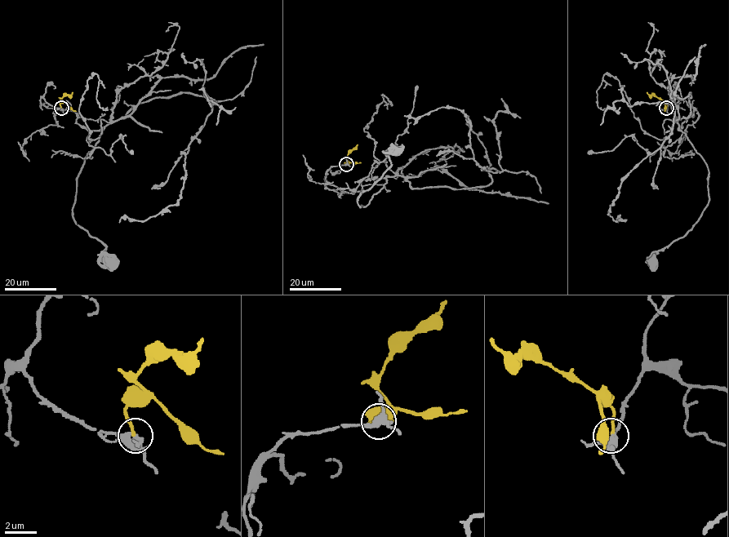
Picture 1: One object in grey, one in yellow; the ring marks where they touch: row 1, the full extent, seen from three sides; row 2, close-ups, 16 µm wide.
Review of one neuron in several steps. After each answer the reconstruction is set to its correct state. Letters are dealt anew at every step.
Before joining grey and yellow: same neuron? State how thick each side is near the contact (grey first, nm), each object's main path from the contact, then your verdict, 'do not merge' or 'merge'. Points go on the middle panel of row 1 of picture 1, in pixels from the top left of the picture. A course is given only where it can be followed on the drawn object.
calibres 360 and 160 nm; course grey (346, 165), (327, 170), (326, 186), (353, 193), (362, 180), (385, 178), (366, 206), (360, 193), (394, 152); course yellow (346, 164), (346, 158), (357, 144); do not merge

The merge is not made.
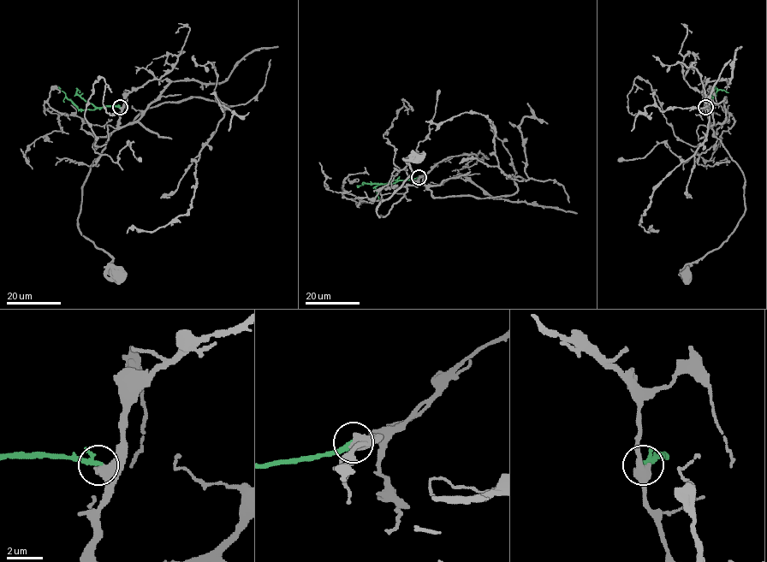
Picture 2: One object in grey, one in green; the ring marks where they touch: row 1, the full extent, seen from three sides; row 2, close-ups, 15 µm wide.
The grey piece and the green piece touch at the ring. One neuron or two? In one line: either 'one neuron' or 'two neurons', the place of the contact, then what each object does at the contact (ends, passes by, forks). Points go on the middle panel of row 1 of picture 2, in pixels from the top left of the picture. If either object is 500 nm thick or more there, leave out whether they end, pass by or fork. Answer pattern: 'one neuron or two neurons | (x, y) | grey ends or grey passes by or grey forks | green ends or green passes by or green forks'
two neurons | (419, 177)

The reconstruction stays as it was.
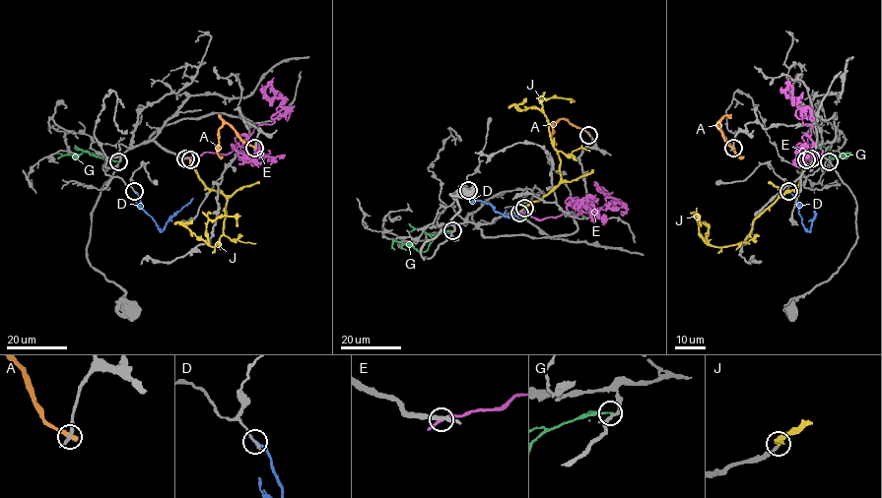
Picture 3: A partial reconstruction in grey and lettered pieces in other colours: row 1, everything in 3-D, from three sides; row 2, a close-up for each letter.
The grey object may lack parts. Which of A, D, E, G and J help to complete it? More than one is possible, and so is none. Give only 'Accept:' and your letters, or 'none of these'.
Accept: J

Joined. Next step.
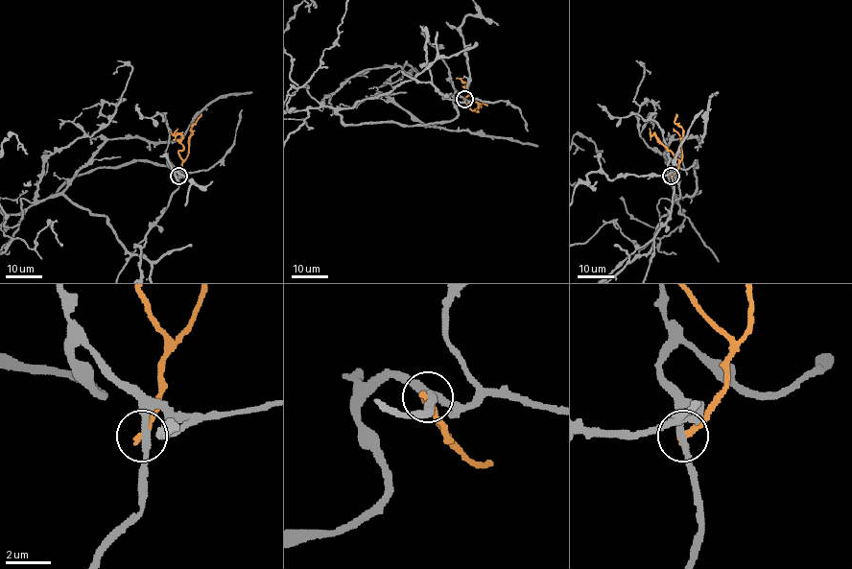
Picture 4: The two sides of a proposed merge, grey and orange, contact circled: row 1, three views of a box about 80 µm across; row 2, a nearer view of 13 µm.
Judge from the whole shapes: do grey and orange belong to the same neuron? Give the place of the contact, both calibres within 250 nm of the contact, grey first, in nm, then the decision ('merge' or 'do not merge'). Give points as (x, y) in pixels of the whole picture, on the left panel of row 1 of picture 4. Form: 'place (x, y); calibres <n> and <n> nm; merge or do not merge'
place (178, 176); calibres 260 and 280 nm; do not merge

